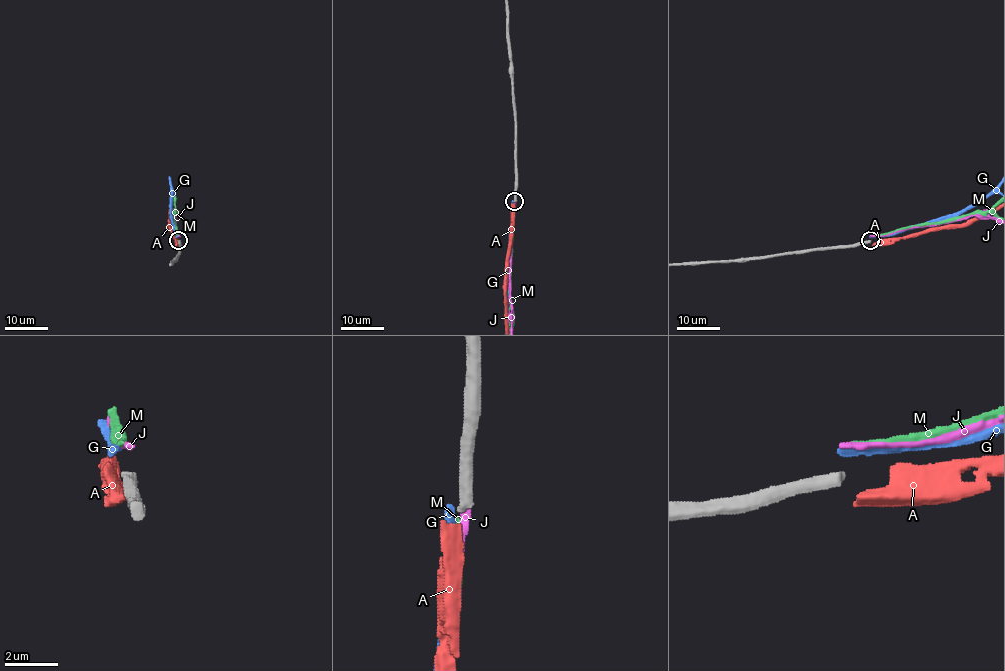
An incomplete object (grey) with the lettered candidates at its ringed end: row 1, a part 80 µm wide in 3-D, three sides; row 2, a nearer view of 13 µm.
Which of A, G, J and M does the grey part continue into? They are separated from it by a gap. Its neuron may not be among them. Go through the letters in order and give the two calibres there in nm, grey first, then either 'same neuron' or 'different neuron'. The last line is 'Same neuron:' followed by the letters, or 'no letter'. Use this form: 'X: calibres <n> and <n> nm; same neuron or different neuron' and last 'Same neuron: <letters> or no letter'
A: calibres 440 and 500 nm; different neuron
G: calibres 440 and 340 nm; different neuron
J: calibres 440 and 280 nm; different neuron
M: calibres 440 and 190 nm; different neuron
Same neuron: no letter

